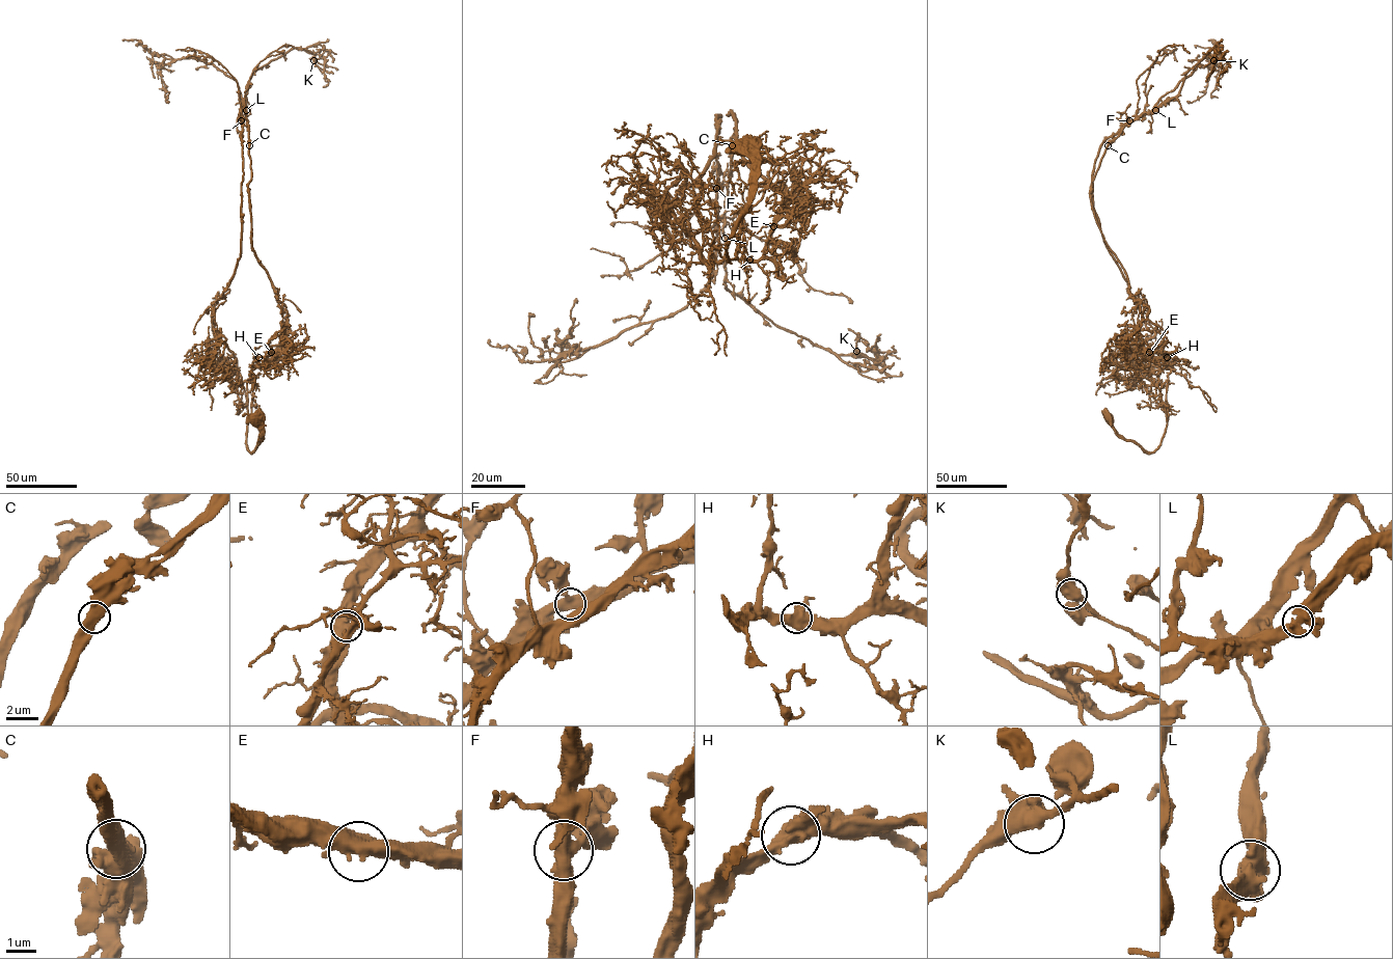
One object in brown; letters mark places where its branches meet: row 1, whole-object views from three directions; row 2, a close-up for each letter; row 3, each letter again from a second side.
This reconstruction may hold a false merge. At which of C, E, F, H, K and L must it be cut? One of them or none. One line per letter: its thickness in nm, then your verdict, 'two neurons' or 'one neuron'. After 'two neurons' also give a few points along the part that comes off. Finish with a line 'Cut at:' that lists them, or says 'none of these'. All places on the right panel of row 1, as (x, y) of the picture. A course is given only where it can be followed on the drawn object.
C: 460 nm thick; one neuron
E: 480 nm thick; one neuron
F: 480 nm thick; one neuron
H: 550 nm thick; one neuron
K: 500 nm thick; one neuron
L: 480 nm thick; one neuron
Cut at: none of these

